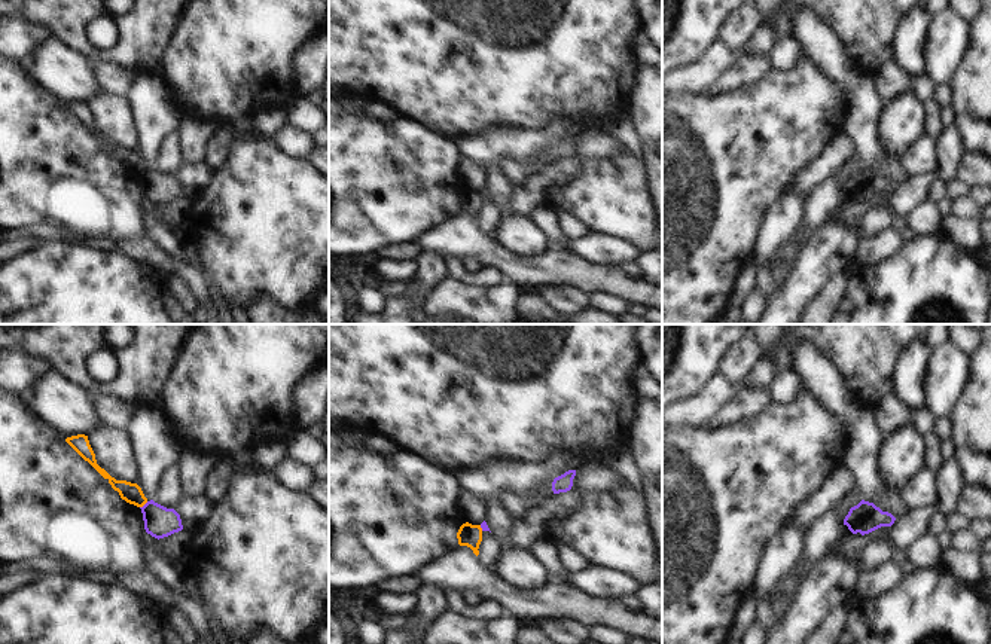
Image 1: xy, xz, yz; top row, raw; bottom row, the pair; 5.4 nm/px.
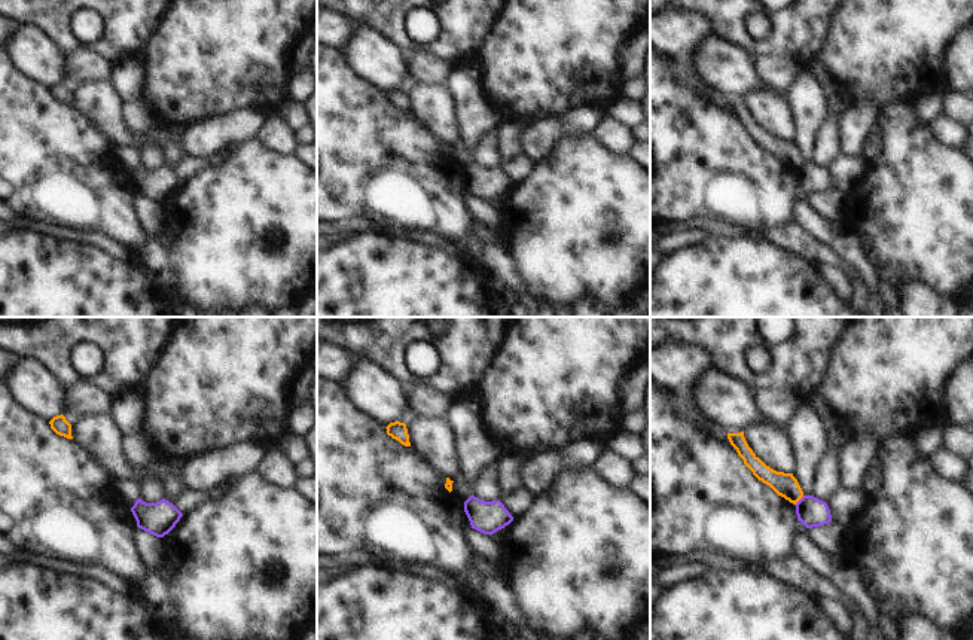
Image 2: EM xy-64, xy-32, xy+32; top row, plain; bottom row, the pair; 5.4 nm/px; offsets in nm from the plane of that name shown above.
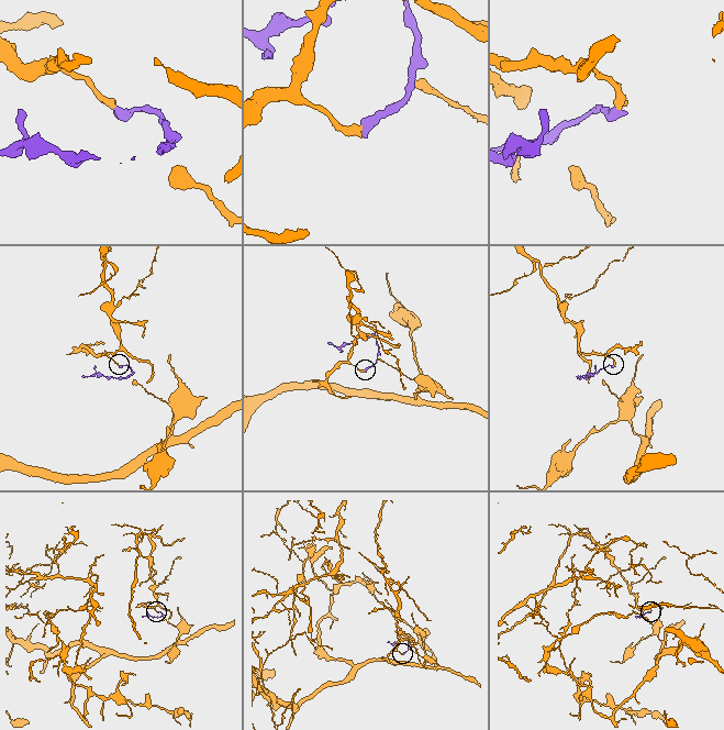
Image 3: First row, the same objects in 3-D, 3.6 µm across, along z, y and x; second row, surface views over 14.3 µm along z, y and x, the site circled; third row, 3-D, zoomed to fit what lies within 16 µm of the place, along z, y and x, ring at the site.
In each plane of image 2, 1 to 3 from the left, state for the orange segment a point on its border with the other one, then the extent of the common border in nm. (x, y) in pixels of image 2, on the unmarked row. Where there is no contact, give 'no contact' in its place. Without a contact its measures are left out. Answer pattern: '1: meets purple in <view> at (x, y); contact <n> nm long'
1: no contact
2: no contact
3: meets purple in xy+32 at (799, 167); contact 80 nm long

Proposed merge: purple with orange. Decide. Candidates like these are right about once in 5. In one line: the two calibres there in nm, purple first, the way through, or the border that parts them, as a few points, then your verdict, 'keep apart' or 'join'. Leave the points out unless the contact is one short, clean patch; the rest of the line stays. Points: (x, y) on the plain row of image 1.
calibres 170 and 110 nm; border xy (148, 168), (140, 174); keep apart

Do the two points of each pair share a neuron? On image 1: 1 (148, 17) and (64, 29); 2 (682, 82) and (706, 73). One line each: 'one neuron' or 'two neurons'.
1: one neuron
2: one neuron

